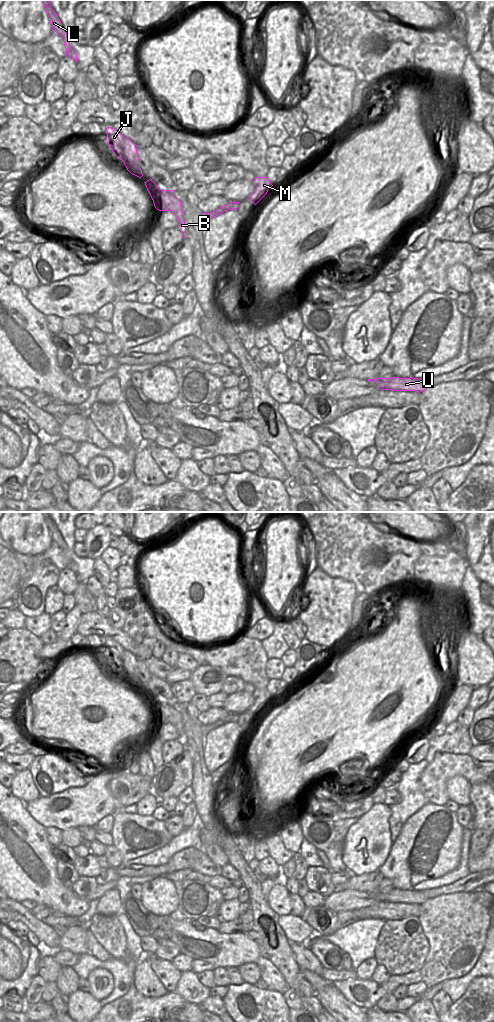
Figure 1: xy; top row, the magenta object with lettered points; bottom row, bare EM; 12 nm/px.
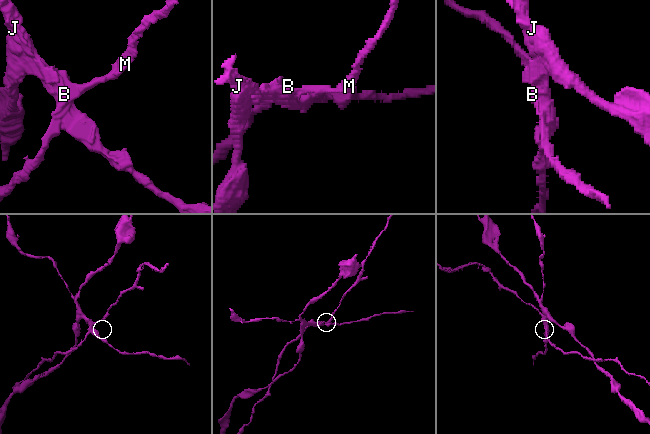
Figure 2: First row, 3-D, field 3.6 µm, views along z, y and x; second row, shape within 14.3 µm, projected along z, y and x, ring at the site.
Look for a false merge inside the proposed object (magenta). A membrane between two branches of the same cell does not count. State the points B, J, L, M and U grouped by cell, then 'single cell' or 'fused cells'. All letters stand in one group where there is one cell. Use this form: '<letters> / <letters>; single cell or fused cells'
B L M U / J; fused cells

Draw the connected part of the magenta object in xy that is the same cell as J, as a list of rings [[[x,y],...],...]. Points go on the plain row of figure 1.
[[[107,639],[105,642],[107,649],[106,653],[110,657],[113,666],[120,672],[124,672],[126,666],[124,664],[124,651],[125,649],[116,641]]]

